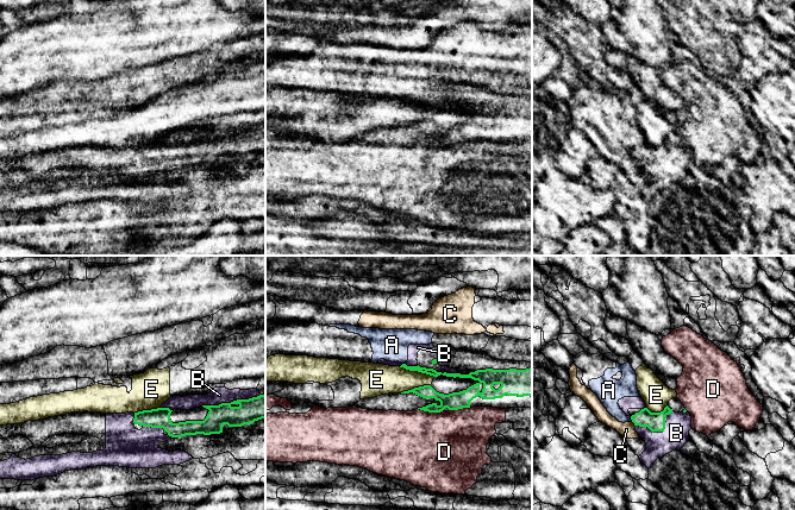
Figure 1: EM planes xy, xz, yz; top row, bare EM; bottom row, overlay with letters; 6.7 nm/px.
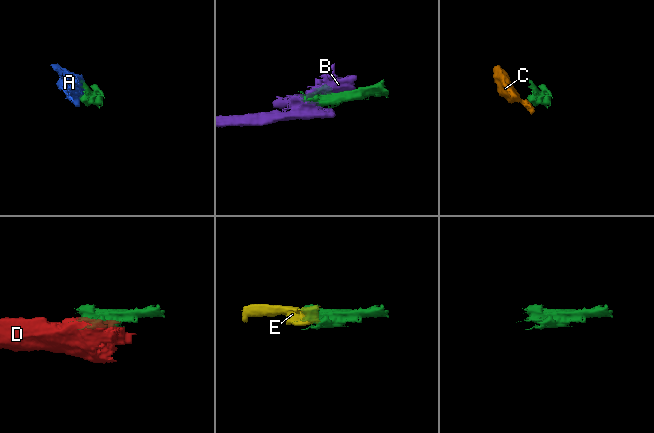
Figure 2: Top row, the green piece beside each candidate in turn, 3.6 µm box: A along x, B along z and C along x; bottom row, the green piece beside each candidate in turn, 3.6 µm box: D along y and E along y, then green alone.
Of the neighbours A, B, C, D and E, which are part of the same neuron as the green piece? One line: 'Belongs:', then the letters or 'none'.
Belongs: none

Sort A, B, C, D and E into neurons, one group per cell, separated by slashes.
A B C / D / E

